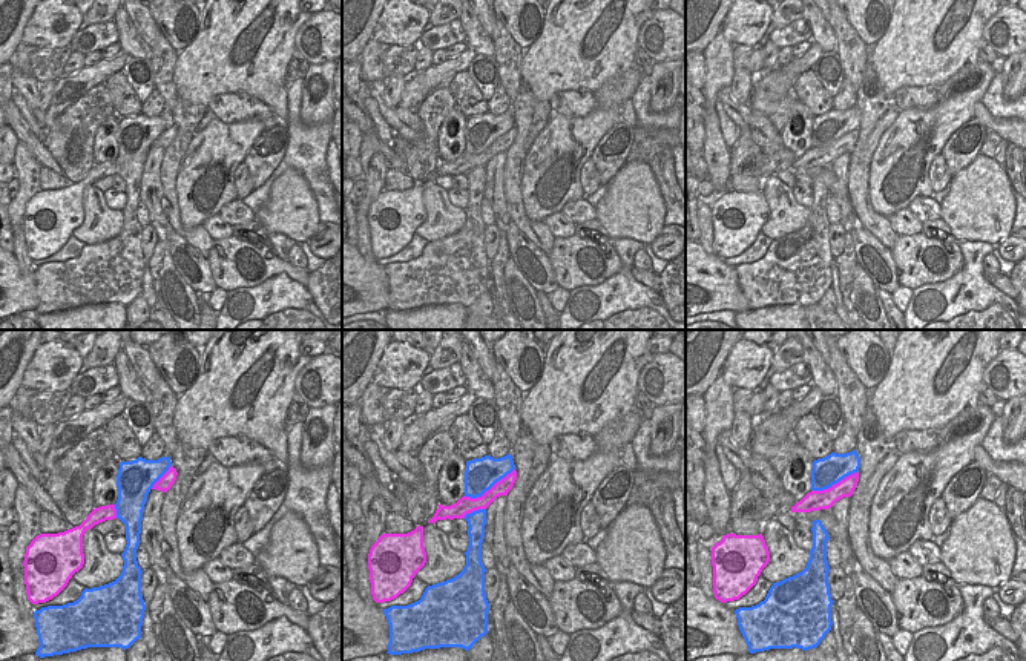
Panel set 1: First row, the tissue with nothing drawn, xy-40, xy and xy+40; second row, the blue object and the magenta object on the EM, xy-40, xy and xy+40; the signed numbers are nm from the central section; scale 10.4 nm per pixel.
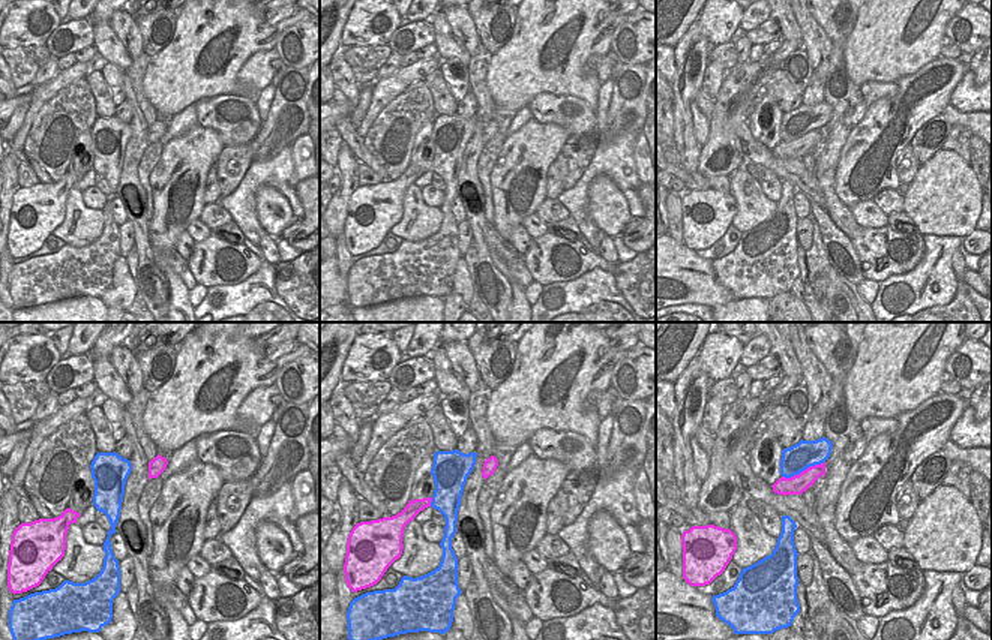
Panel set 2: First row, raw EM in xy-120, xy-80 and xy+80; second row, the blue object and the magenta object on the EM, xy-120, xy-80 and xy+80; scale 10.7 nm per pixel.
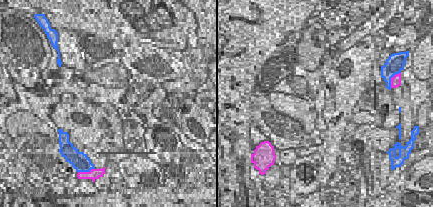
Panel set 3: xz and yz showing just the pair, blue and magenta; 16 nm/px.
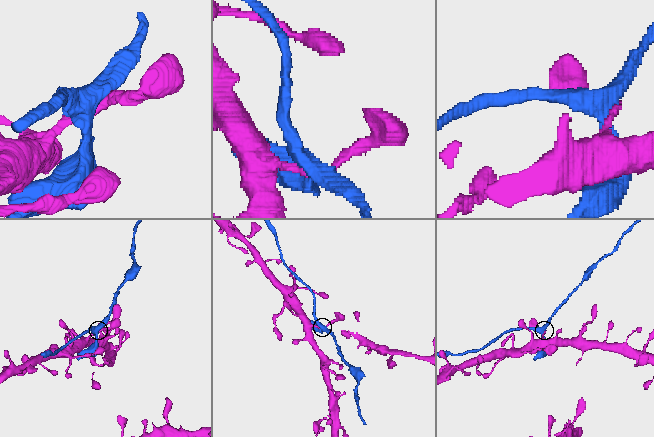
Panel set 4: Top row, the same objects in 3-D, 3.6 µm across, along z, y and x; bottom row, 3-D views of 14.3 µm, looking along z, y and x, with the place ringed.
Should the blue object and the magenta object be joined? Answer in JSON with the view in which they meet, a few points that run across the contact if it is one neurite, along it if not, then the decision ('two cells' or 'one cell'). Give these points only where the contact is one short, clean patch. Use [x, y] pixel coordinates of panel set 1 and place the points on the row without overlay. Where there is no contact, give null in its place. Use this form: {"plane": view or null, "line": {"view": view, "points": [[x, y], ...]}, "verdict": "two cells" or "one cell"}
{"plane": "xy", "verdict": "two cells"}

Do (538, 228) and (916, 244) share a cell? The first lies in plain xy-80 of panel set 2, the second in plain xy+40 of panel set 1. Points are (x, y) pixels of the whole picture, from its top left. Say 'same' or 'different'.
different

